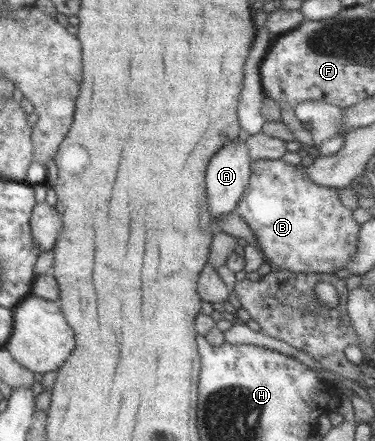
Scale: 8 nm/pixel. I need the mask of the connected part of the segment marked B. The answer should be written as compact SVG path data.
M258 159L251 161L250 167L247 189L237 199L234 213L250 228L268 263L278 270L311 275L334 274L338 269L344 271L357 248L359 225L352 219L352 211L340 202L339 189L310 183L300 164L288 165L281 159Z

